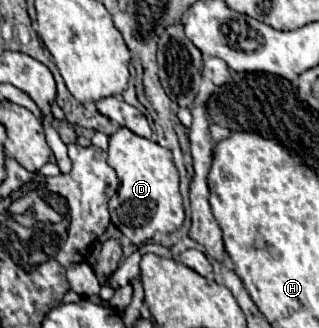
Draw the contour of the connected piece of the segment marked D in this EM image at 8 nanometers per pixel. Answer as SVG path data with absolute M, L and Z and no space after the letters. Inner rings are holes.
M120 127L110 135L108 165L118 173L120 191L110 199L112 223L134 243L142 245L156 231L172 233L184 223L184 207L178 191L178 171L172 153L158 143Z

